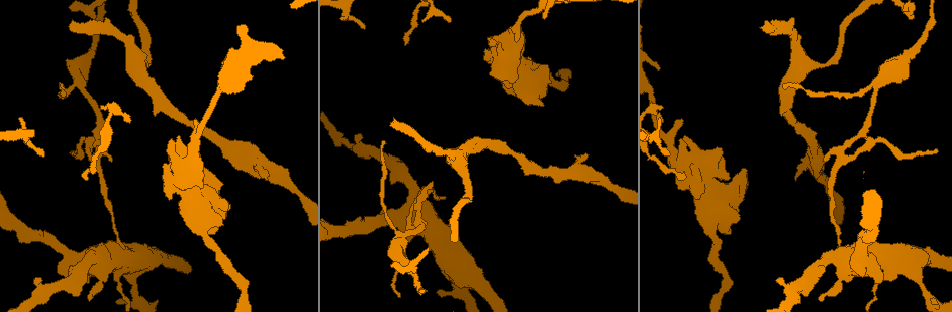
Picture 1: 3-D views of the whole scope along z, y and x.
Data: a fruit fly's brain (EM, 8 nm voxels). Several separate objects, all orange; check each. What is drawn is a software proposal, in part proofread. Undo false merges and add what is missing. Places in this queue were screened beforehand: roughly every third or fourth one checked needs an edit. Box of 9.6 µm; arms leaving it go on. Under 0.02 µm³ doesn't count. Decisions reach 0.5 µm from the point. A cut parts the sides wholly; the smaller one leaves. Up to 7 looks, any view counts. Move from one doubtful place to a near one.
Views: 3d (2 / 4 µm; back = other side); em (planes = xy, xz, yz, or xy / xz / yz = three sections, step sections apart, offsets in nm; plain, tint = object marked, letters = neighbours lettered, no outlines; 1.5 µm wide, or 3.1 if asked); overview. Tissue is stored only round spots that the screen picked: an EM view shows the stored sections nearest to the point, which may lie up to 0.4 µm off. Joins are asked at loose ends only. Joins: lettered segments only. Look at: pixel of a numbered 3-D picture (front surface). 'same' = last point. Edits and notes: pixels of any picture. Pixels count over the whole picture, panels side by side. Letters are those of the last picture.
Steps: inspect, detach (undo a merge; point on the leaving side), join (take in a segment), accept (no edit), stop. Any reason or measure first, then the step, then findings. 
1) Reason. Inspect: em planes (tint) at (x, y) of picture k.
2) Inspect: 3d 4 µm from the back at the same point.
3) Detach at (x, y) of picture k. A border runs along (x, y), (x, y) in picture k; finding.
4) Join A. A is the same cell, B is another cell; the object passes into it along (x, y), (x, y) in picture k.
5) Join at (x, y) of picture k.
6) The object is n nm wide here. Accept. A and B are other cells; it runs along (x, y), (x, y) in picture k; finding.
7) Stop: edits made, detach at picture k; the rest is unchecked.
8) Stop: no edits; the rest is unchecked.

An open end. Inspect: 3d 4 µm at (449, 21) of picture 1.

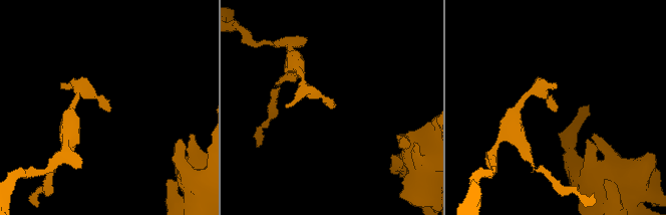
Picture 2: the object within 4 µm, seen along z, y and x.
Need the tissue. Inspect: em 3.1 µm planes (letters) at (554, 110) of picture 2.

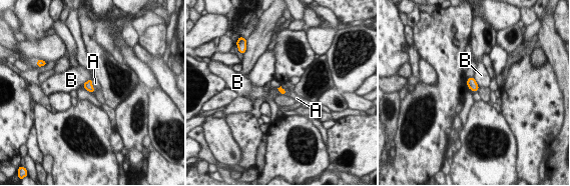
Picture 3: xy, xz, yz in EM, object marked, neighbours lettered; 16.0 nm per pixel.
The longest contact is with B, 200 nm. Join A. A is the same cell, B is another cell; it goes on there.

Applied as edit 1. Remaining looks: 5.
An open end. Inspect: em xz step 4 (plain) at (84, 171) of picture 1.

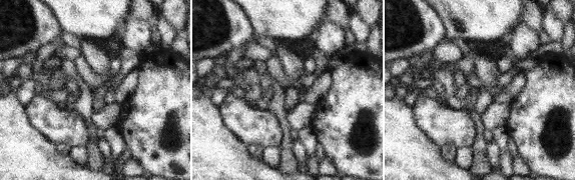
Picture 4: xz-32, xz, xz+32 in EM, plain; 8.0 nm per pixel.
Inspect: em xz step 4 (letters) at the same point.

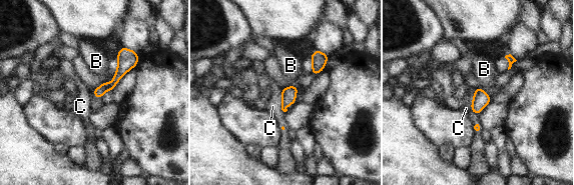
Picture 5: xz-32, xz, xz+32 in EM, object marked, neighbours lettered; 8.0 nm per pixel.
The longest contact is with C, 200 nm. Join C. C is the same cell, B is another cell; the object passes into it along (289, 94), (281, 100), (272, 106) in picture 5; it goes on there.

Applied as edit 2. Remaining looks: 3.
Inspect: overview.

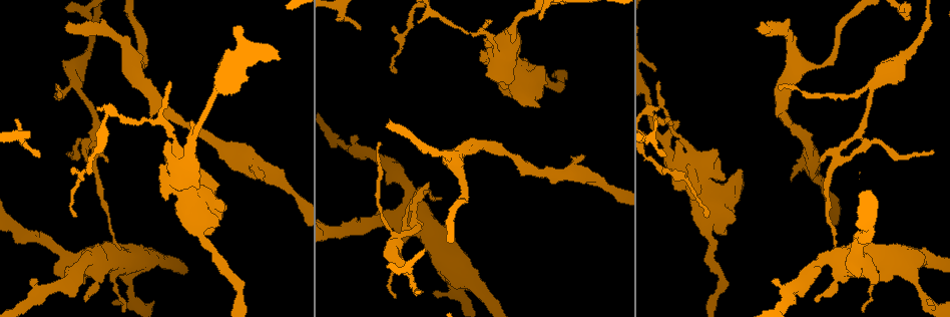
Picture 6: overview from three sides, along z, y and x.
Free end. Inspect: 3d 2 µm at (774, 282) of picture 6.

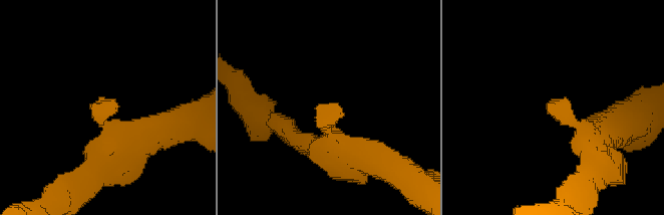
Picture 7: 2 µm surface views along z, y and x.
Shape alone is not enough. Inspect: em planes (letters) at (554, 106) of picture 7.

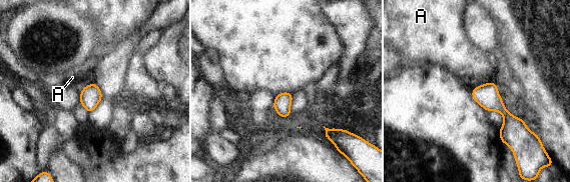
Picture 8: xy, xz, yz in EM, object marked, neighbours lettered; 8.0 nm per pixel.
Accept. A is another cell; a border runs along (491, 80), (479, 84), (472, 89) in picture 8; none of them fits.

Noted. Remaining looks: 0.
Stop: edits made, join at picture 3, join at picture 5; the rest is unchecked.

